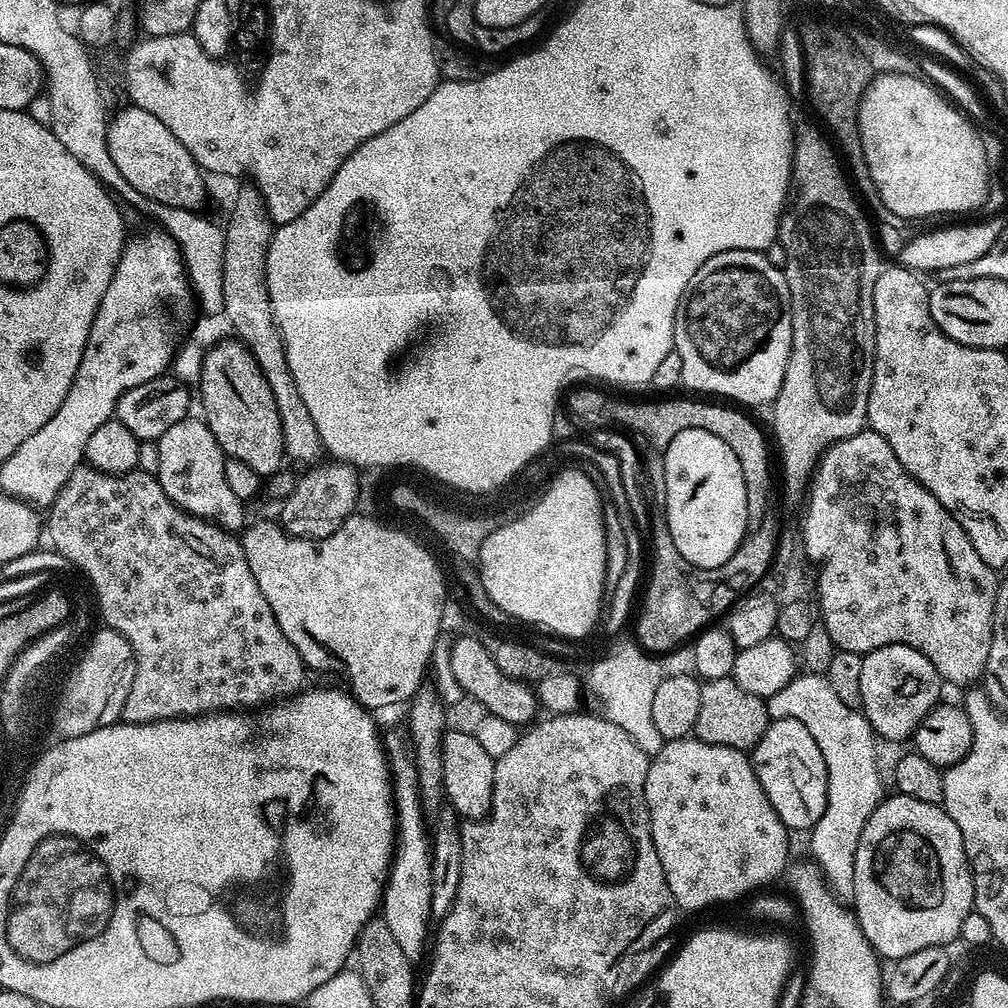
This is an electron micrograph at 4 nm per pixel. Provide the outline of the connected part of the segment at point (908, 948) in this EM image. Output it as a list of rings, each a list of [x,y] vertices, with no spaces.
[[[892,794],[881,800],[874,814],[870,814],[862,838],[858,838],[851,903],[856,904],[854,915],[862,934],[877,957],[885,961],[901,960],[906,954],[926,950],[926,946],[951,945],[951,940],[955,941],[960,935],[966,914],[974,910],[972,871],[968,868],[962,834],[958,826],[954,826],[954,818],[950,818],[941,805],[918,802],[918,798]]]

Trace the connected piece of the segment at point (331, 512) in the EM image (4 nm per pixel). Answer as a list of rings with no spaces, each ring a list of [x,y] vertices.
[[[317,463],[311,470],[305,471],[308,473],[295,481],[292,492],[281,503],[284,505],[280,508],[278,523],[289,536],[296,536],[299,540],[321,540],[330,534],[334,534],[334,530],[338,530],[342,526],[342,522],[346,522],[349,516],[357,511],[356,502],[359,498],[360,472],[350,464],[324,463]]]

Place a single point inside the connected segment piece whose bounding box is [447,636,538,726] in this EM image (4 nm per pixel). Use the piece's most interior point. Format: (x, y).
(470, 664)

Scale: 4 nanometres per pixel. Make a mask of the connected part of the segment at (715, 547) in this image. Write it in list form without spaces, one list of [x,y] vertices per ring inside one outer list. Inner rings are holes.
[[[688,429],[675,434],[662,459],[666,478],[664,513],[678,554],[696,570],[724,567],[740,549],[750,528],[746,482],[734,451],[716,434]]]

